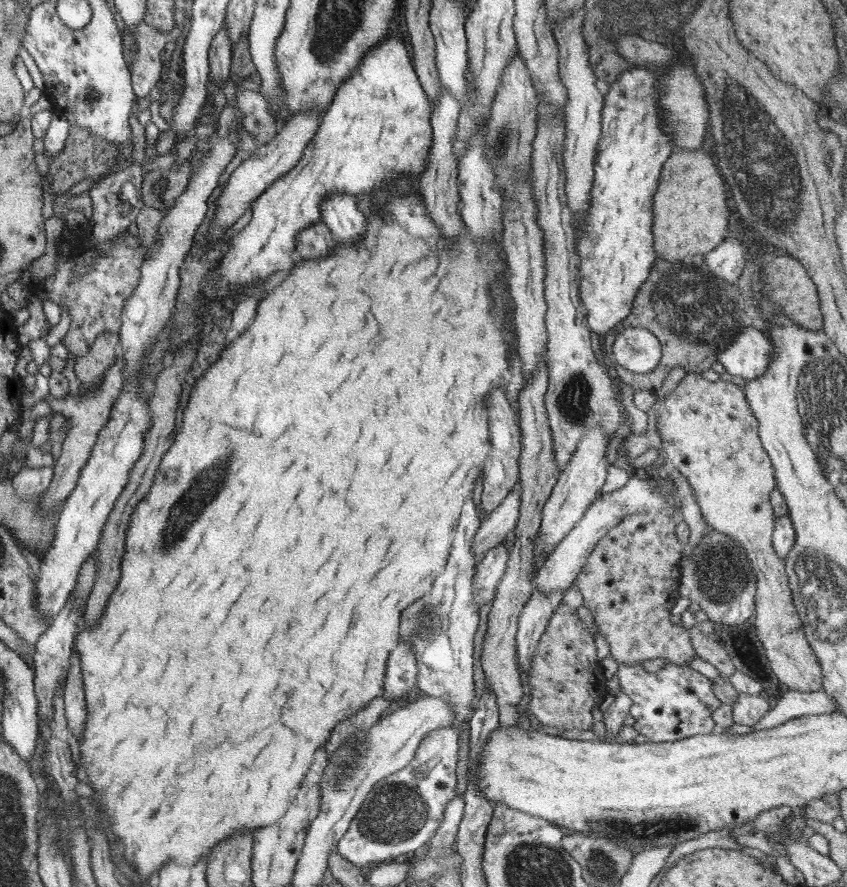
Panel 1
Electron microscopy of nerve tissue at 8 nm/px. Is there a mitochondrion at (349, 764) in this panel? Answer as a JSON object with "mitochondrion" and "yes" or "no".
{"mitochondrion":"yes"}

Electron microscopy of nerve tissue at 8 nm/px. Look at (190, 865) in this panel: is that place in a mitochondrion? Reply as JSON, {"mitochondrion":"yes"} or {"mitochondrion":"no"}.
{"mitochondrion":"no"}

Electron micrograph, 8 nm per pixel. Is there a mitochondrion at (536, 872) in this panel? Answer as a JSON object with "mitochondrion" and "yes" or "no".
{"mitochondrion":"yes"}

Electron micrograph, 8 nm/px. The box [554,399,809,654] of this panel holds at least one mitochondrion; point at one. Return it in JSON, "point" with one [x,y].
{"point":[721,574]}

